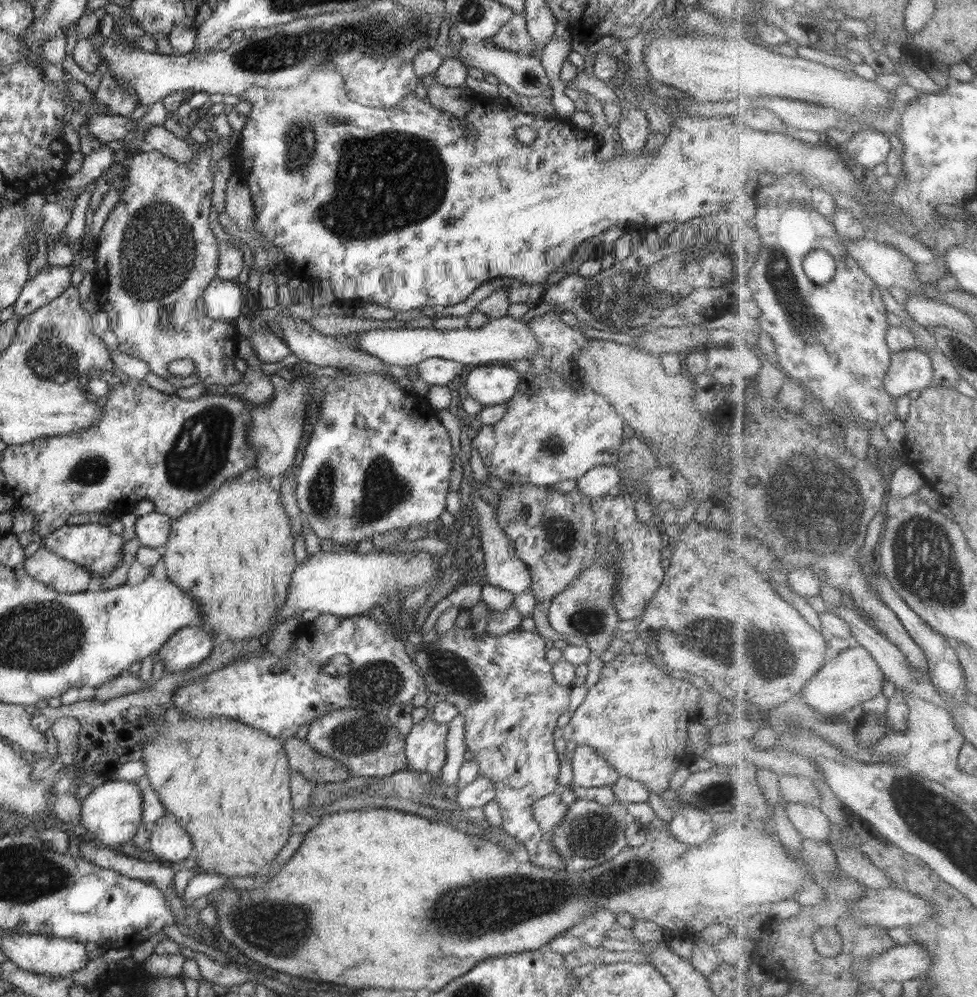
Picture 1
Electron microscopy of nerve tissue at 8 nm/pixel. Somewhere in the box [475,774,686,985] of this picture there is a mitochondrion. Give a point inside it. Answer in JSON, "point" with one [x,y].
{"point":[592,834]}

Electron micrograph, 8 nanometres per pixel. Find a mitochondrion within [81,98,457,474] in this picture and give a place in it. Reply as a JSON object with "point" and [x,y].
{"point":[157,250]}

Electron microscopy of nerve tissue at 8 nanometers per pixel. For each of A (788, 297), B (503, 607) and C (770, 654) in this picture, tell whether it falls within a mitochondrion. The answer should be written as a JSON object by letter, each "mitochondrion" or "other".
{"A":"mitochondrion","B":"other","C":"mitochondrion"}

